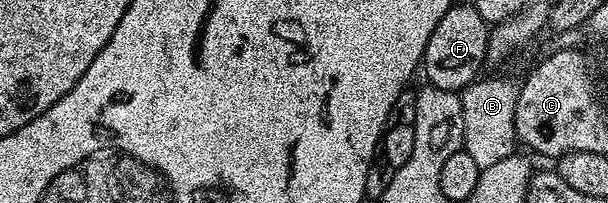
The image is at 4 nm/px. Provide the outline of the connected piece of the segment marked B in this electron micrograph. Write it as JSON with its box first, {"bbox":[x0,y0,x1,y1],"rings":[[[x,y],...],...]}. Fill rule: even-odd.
{"bbox":[459,74,524,170],"rings":[[[524,74],[485,78],[473,80],[459,93],[463,105],[462,148],[474,158],[475,165],[479,165],[481,170],[516,154],[519,140],[515,129],[515,106],[522,92]]]}

